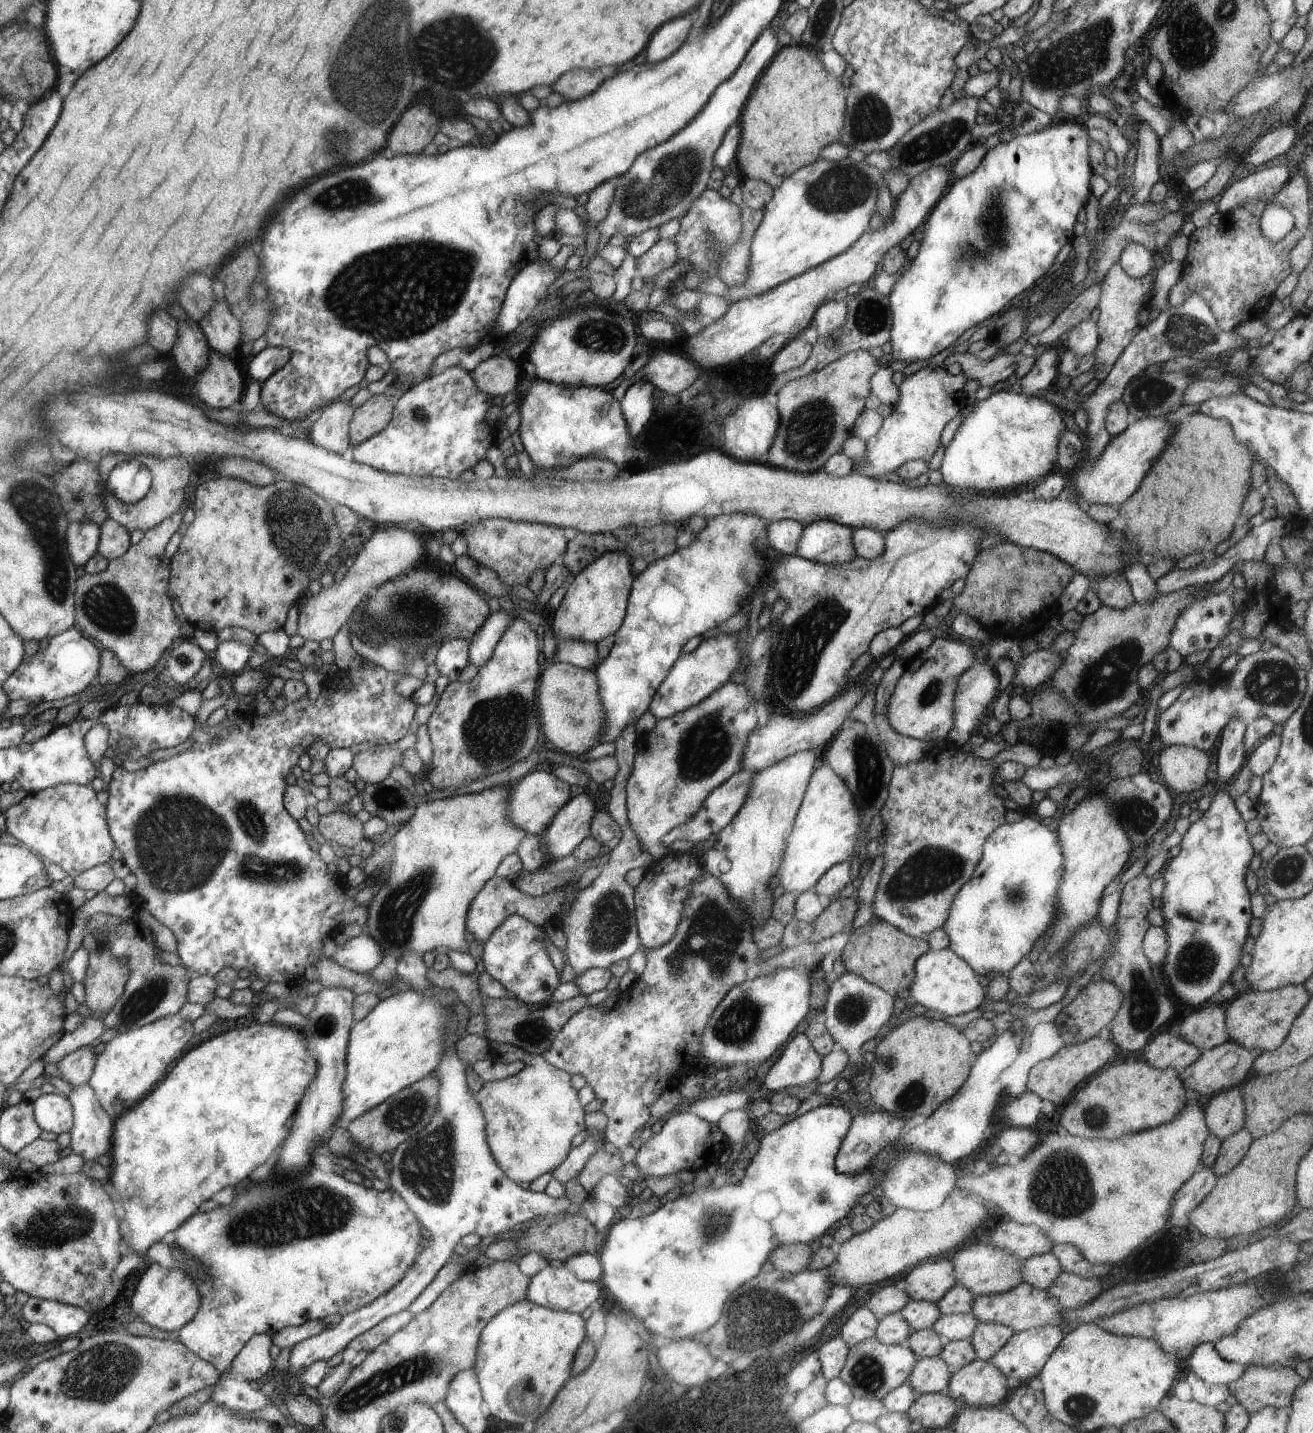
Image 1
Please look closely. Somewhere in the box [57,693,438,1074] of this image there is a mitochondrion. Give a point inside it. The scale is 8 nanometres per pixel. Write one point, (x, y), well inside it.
(173, 862)

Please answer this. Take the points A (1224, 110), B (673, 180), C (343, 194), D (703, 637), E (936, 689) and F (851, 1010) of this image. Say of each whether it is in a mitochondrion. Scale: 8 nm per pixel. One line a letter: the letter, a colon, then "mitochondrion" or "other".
A: other
B: mitochondrion
C: mitochondrion
D: other
E: mitochondrion
F: mitochondrion

